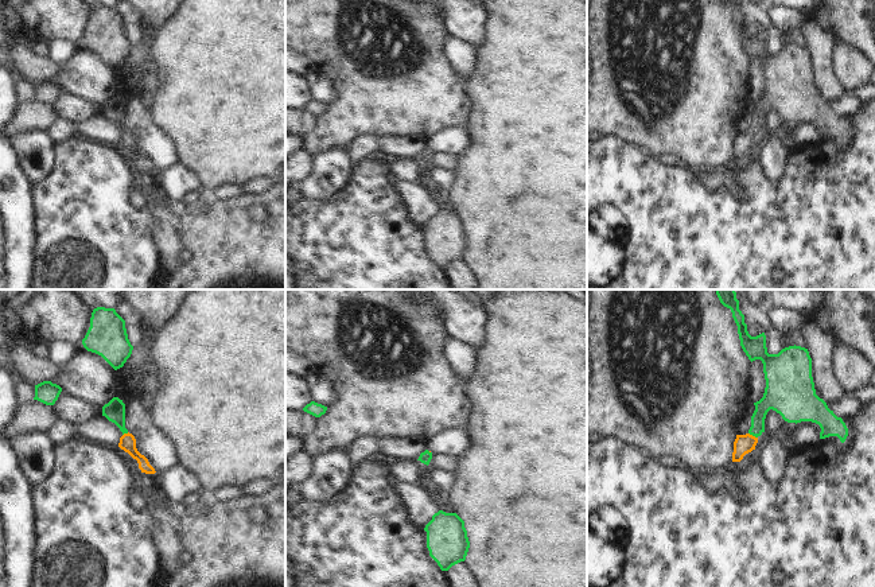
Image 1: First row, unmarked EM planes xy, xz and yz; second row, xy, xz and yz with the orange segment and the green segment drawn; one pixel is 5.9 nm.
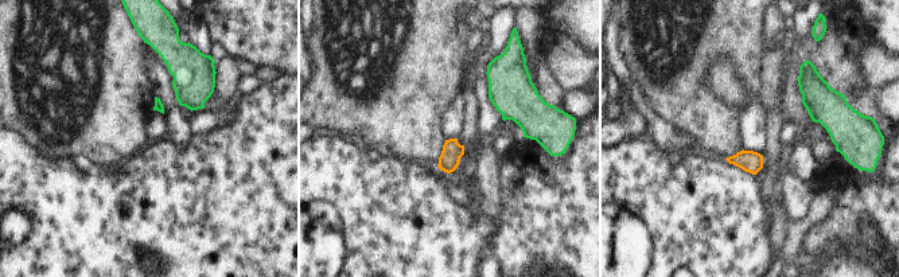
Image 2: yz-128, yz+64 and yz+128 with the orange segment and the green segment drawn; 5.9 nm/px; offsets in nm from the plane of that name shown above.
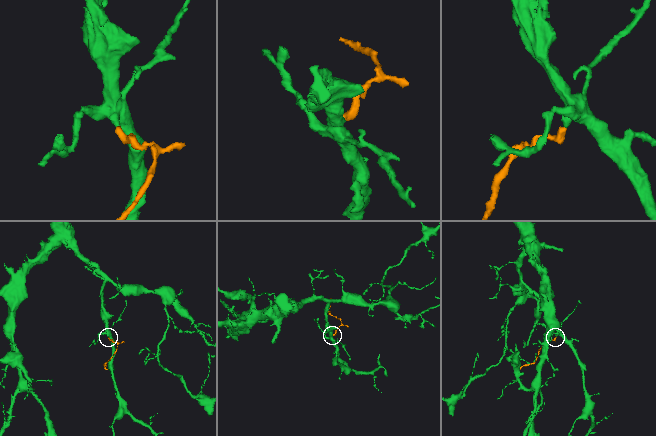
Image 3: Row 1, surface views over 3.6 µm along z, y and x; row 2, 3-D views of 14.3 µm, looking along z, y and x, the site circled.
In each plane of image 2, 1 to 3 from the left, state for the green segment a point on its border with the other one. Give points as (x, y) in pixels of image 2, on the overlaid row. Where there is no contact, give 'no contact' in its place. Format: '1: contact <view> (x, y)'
1: no contact
2: no contact
3: no contact

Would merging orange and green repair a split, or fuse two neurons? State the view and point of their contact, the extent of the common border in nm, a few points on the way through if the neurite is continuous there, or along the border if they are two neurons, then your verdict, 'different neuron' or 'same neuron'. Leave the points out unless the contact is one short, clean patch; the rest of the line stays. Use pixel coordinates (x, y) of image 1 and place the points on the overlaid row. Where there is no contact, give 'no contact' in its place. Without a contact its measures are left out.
yz (751, 435) | 70 nm | across yz (743, 444), (751, 435), (761, 409), (772, 399) | same neuron

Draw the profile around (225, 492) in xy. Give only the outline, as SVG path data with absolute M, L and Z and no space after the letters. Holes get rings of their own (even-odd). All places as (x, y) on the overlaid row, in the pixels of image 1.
M223 483L215 489L217 501L236 499L244 494L237 483Z

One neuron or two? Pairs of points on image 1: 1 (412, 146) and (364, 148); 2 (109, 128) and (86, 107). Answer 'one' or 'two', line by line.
1: one
2: two

